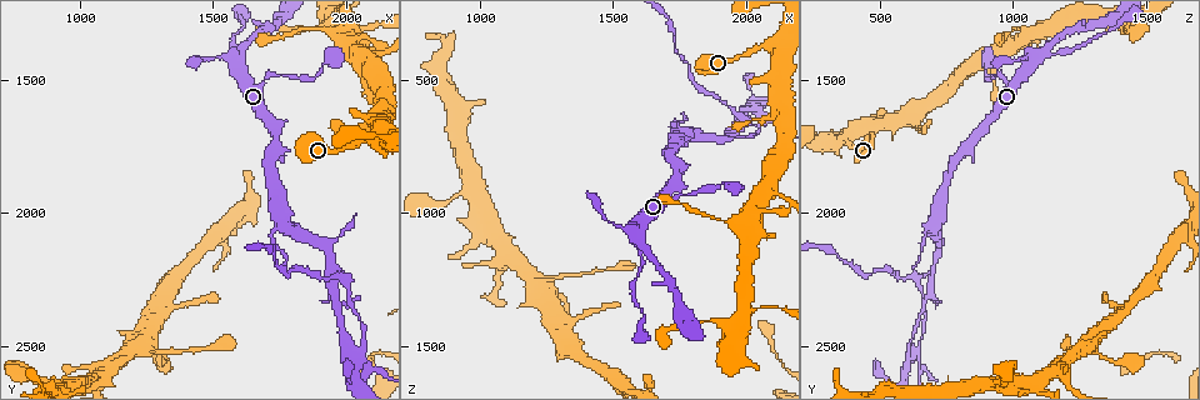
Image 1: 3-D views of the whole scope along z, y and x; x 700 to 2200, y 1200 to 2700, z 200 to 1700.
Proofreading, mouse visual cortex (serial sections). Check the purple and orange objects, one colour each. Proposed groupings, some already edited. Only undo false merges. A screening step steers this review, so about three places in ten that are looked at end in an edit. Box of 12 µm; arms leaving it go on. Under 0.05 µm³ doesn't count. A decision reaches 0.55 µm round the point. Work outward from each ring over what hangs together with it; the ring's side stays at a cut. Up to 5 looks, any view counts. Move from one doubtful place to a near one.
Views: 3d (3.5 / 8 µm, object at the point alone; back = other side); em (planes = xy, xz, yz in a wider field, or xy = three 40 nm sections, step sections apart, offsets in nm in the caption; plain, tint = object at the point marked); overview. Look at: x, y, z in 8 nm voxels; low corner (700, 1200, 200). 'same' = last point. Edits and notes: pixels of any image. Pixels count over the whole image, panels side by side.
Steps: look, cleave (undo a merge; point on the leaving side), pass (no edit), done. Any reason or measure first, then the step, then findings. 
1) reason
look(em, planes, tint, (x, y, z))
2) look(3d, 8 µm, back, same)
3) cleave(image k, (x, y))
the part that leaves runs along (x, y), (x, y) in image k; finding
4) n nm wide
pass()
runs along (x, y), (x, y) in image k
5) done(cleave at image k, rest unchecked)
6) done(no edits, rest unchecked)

sharp bend
look(3d, 8 µm, (1610, 1390, 1110))

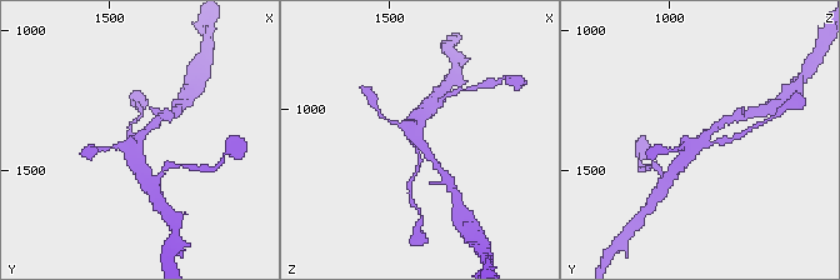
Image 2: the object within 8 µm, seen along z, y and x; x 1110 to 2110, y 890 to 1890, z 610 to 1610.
4 arms; arms of 150, 150, 250, 450 nm
look(em, xy, step 5, tint, (1600, 1400, 1100))

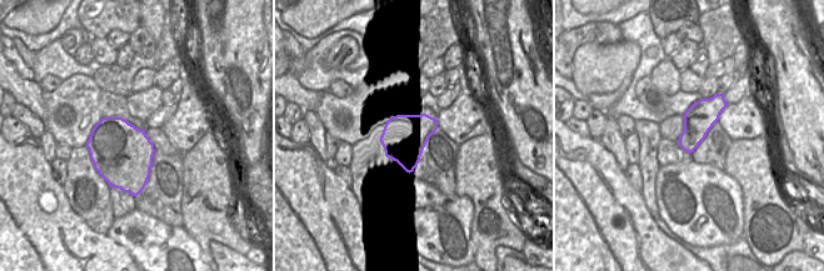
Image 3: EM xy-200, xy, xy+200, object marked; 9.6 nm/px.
pass()
runs along (676, 168), (690, 149), (724, 120) in image 2; one cell here

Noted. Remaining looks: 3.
thin arm on a thick one
look(3d, 3.5 µm, (2010, 1370, 1030))

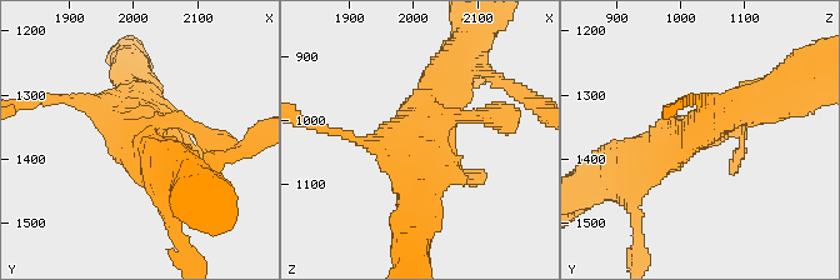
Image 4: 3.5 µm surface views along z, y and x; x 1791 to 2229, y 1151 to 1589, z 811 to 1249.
look(em, planes, tint, (2005, 1365, 1025))

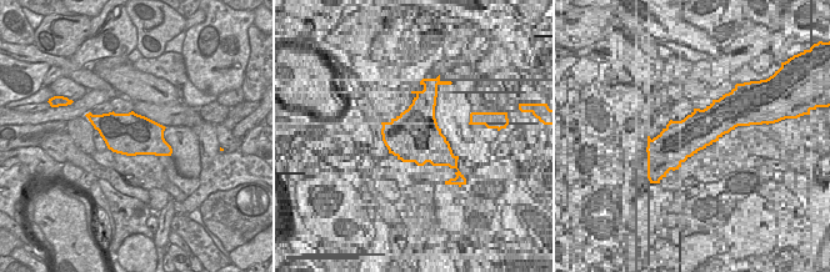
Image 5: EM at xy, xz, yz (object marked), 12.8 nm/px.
pass()
runs along (630, 168), (733, 109), (769, 101) in image 4; continuous, no second cell

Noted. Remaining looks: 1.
done(no edits, rest unchecked)

